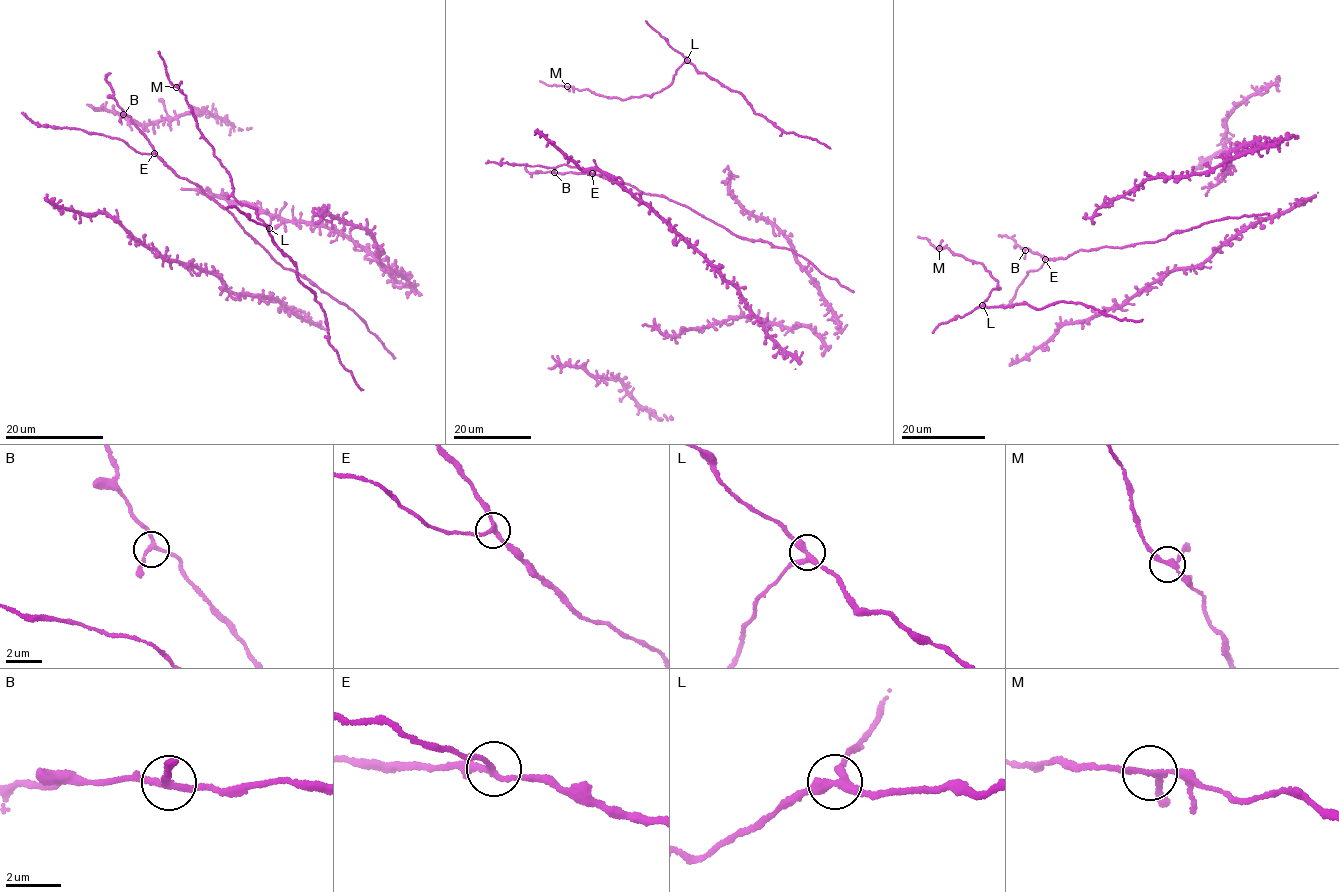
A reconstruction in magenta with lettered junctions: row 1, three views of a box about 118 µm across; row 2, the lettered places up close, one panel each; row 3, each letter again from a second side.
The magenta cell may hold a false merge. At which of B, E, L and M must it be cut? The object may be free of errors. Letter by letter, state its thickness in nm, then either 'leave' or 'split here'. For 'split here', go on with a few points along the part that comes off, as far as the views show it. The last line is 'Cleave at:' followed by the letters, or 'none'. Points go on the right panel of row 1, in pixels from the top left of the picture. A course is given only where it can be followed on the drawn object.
B: 200 nm thick; leave
E: 190 nm thick; split here; foreign part runs (1045, 259), (1038, 270), (1027, 272), (1009, 304), (1003, 304)
L: 320 nm thick; leave
M: 170 nm thick; leave
Cleave at: E

